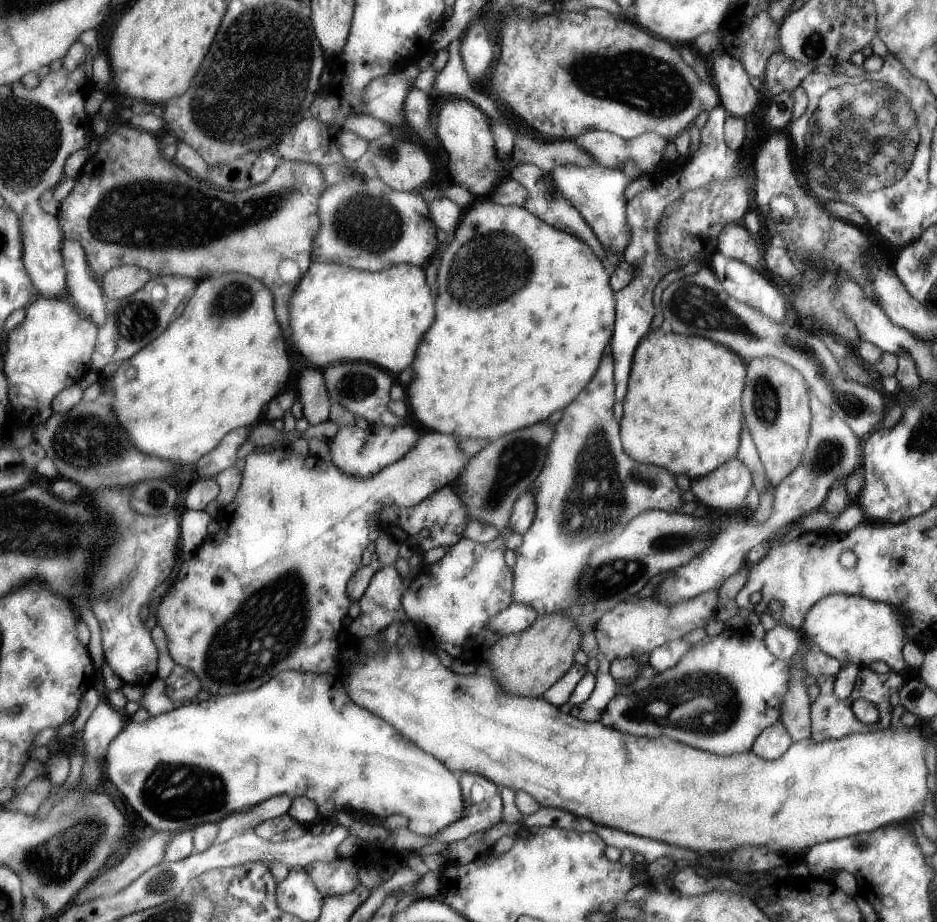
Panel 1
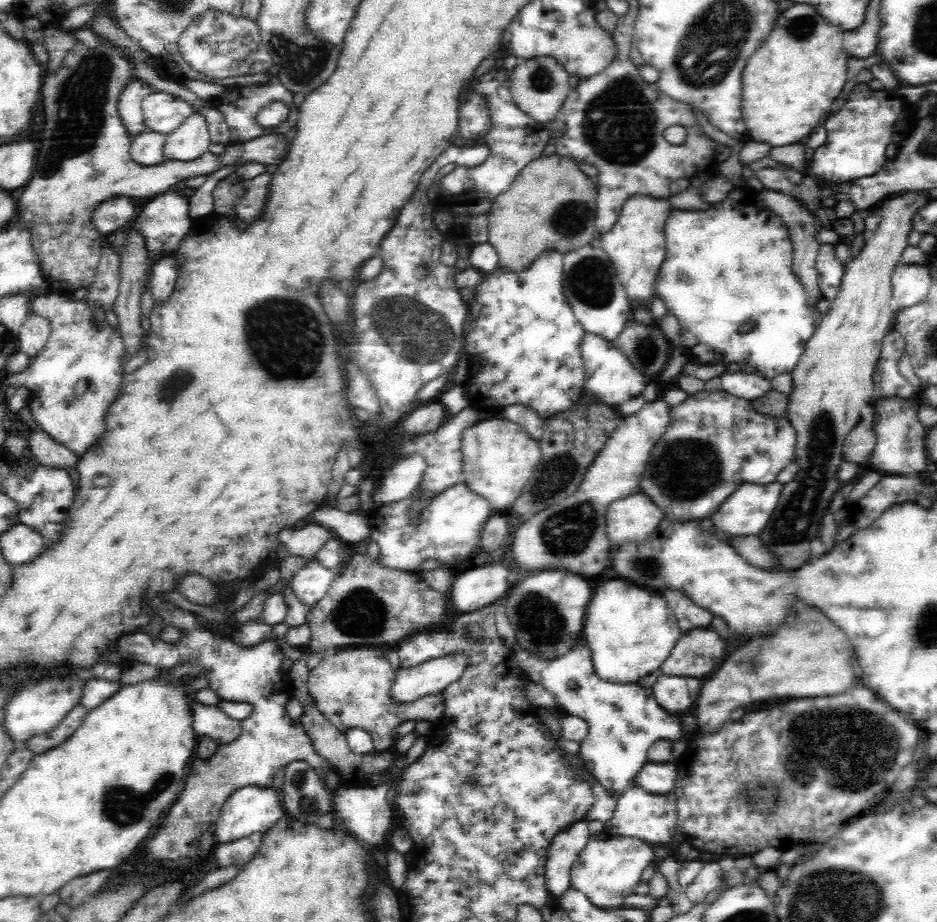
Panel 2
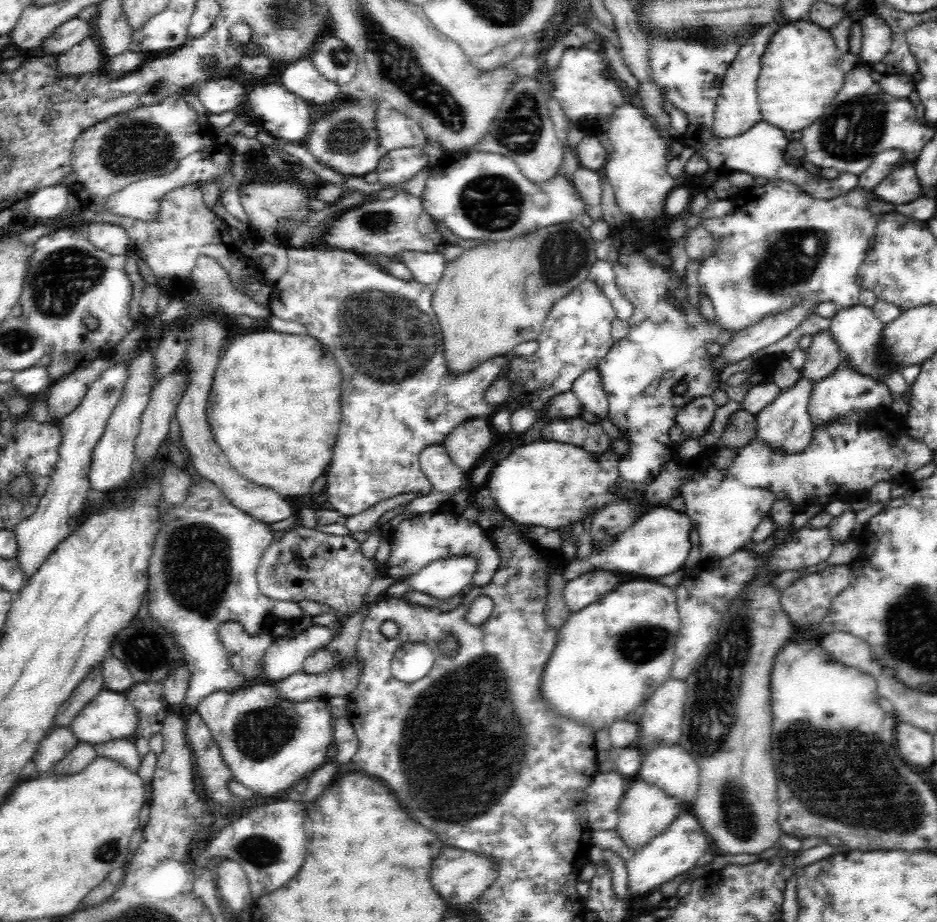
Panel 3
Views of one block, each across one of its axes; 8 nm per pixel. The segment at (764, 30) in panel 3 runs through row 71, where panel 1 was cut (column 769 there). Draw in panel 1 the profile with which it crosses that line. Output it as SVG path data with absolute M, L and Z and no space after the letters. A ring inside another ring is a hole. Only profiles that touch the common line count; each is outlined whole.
M780 722L767 727L758 736L751 752L760 759L772 761L784 755L784 752L790 748L794 742L784 725Z

